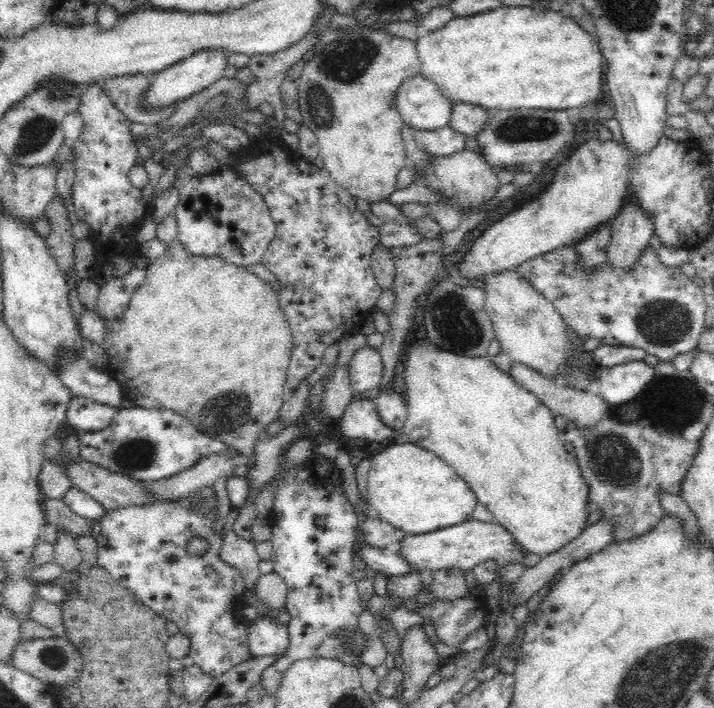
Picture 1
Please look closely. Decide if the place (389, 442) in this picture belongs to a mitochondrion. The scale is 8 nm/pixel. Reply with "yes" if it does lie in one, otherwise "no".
no

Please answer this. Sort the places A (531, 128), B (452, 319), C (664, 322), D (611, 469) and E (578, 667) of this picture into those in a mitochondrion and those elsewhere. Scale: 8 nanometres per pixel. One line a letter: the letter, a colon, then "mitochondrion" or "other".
A: mitochondrion
B: mitochondrion
C: mitochondrion
D: mitochondrion
E: other

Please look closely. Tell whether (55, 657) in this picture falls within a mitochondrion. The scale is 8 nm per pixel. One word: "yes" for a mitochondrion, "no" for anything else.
yes

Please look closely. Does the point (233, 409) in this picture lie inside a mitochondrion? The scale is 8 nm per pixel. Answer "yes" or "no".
yes

